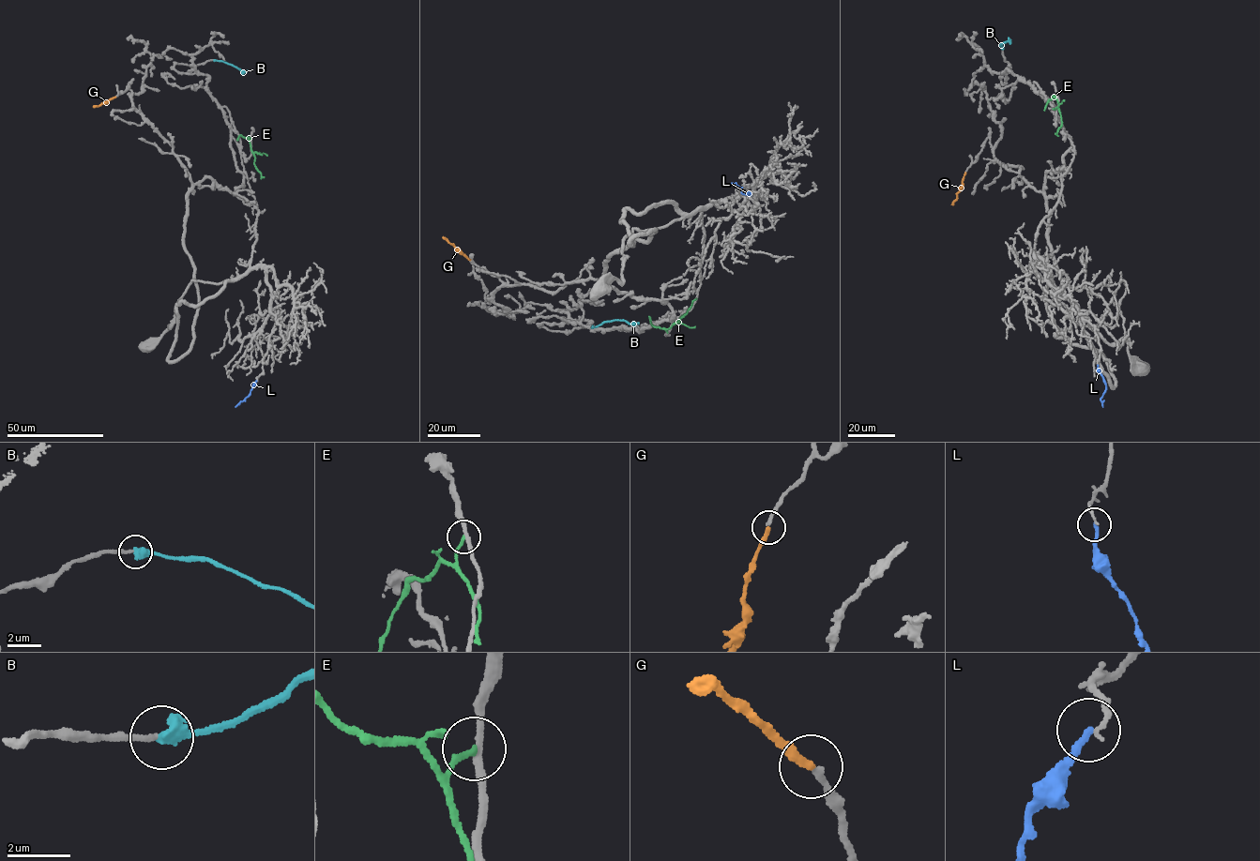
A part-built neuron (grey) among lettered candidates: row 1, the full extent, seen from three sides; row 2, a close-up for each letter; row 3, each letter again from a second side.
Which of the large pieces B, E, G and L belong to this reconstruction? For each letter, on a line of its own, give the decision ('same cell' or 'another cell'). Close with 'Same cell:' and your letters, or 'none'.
B: same cell
E: another cell
G: same cell
L: another cell
Same cell: B, G

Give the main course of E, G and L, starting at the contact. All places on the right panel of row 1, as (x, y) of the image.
E: (1055, 93), (1062, 126), (1055, 133)
G: (965, 173), (961, 189), (951, 204)
L: (1097, 365), (1106, 385), (1100, 399), (1102, 407)

